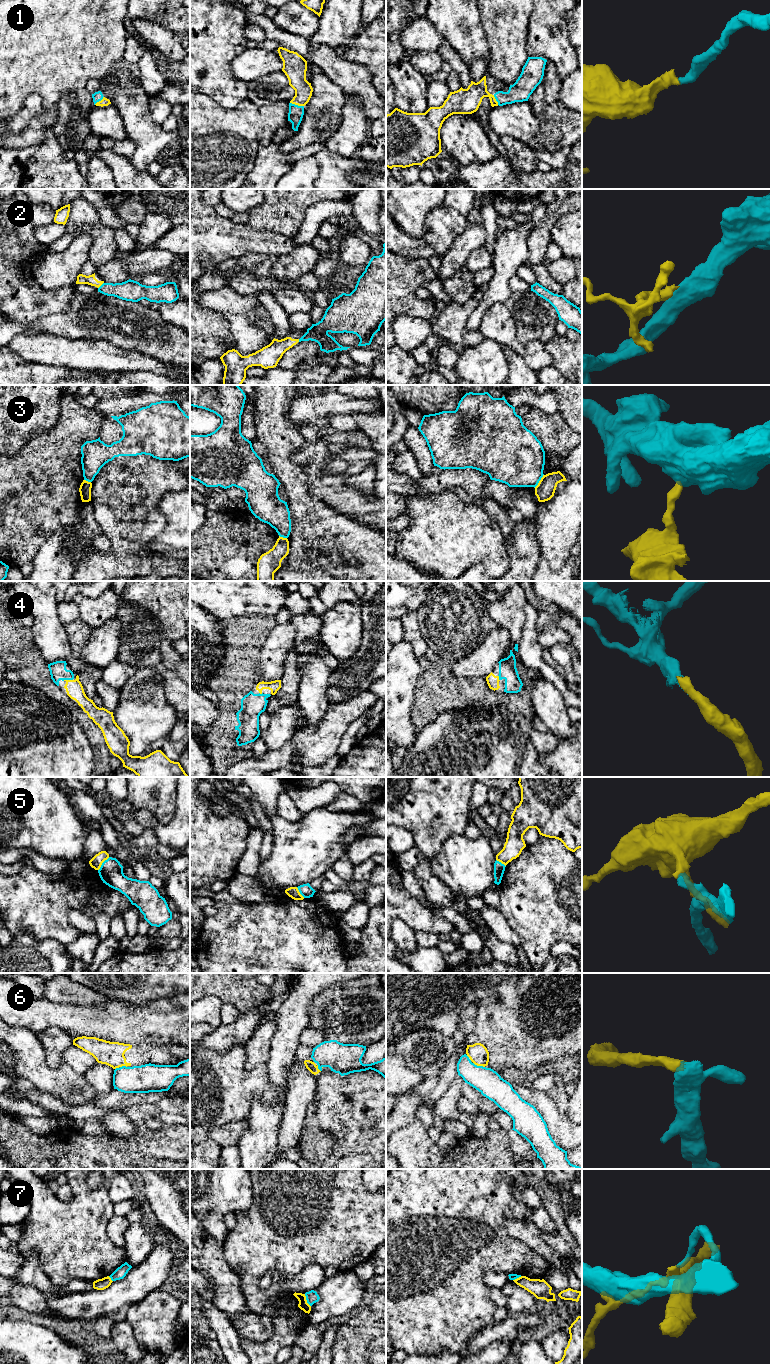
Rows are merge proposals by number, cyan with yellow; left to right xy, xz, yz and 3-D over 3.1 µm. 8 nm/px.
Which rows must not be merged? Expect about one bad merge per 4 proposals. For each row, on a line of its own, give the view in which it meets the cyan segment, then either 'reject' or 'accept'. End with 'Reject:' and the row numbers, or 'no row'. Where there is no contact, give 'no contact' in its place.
1: meets cyan in xz; accept
2: meets cyan in xy; reject
3: meets cyan in yz; reject
4: meets cyan in xy; accept
5: meets cyan in xy; reject
6: meets cyan in yz; reject
7: meets cyan in xz; reject
Reject: 2, 3, 5, 6, 7

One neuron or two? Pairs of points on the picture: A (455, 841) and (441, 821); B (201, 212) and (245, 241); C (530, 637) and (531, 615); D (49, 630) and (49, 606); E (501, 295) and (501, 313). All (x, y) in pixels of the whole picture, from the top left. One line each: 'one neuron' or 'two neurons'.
A: two neurons
B: one neuron
C: one neuron
D: one neuron
E: two neurons

